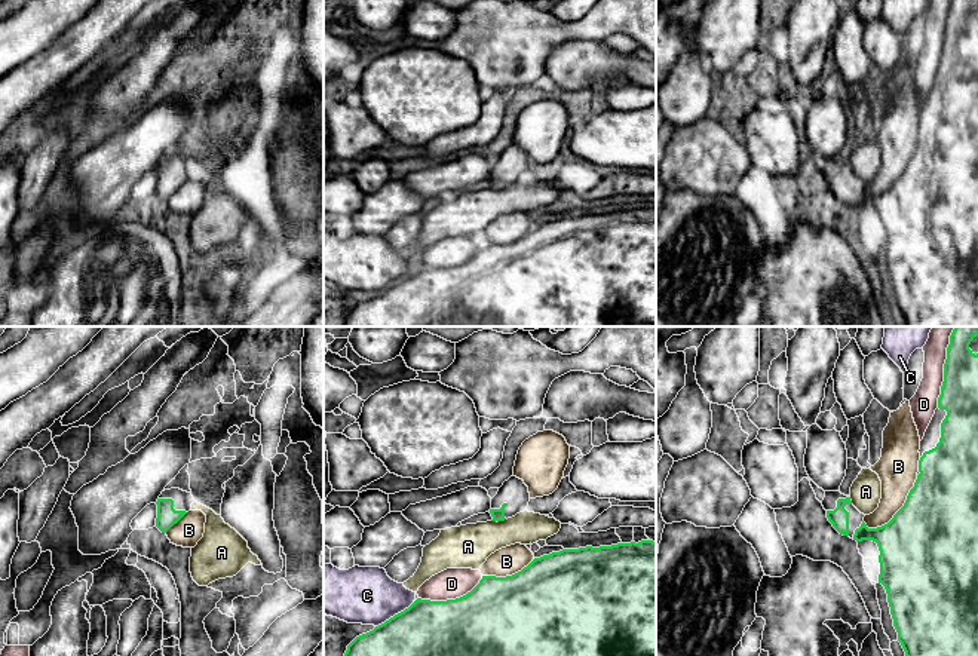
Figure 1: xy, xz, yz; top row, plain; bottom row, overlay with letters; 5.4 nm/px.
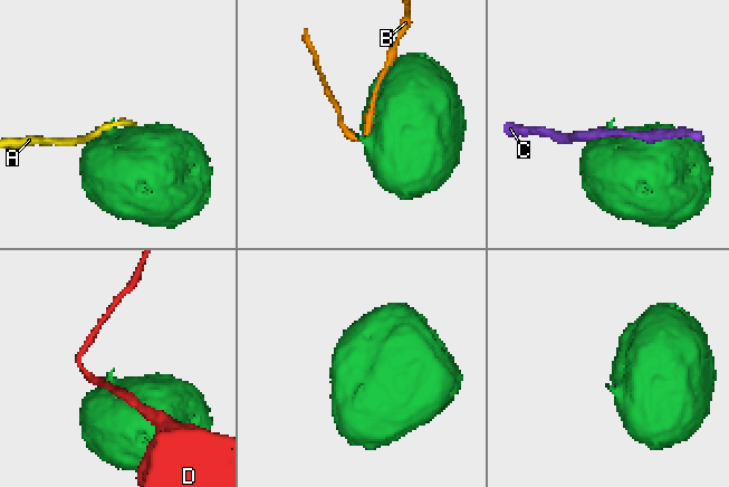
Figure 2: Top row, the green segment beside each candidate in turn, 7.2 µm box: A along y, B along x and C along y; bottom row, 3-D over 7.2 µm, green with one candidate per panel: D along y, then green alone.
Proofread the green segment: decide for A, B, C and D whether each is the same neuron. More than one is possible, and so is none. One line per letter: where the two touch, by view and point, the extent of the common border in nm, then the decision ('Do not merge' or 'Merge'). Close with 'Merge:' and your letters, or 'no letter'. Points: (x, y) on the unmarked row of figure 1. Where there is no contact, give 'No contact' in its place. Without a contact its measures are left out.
A: Touches green at xz (497, 189). Shared border 80 nm. Do not merge
B: Touches green at yz (901, 175). Shared border 400 nm. Do not merge
C: Touches green at xz (395, 282). Shared border 260 nm. Do not merge
D: Touches green at yz (944, 37). Shared border 420 nm. Do not merge
Merge: no letter

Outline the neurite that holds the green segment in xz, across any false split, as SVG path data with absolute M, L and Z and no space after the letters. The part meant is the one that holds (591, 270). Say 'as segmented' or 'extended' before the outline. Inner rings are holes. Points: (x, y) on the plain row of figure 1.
as segmented; M641 208L600 215L562 217L534 226L512 243L482 243L479 251L460 266L447 269L417 266L404 279L356 304L347 313L343 327L656 327L656 209Z

